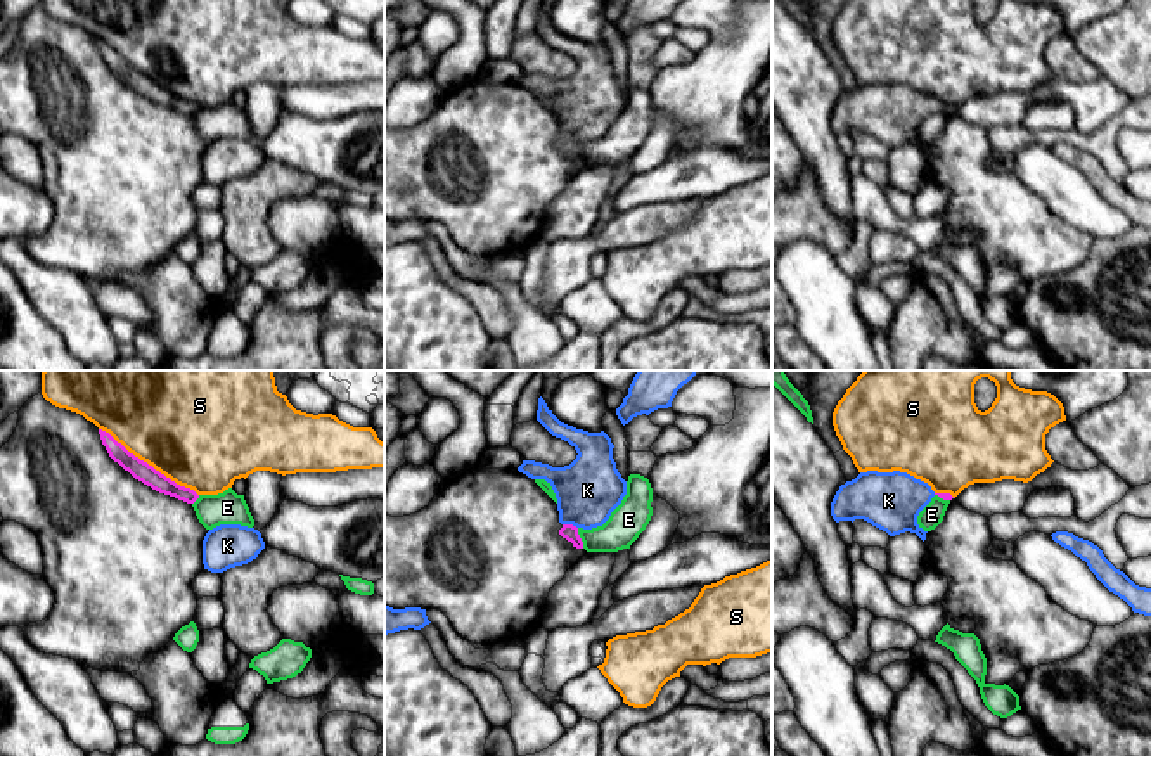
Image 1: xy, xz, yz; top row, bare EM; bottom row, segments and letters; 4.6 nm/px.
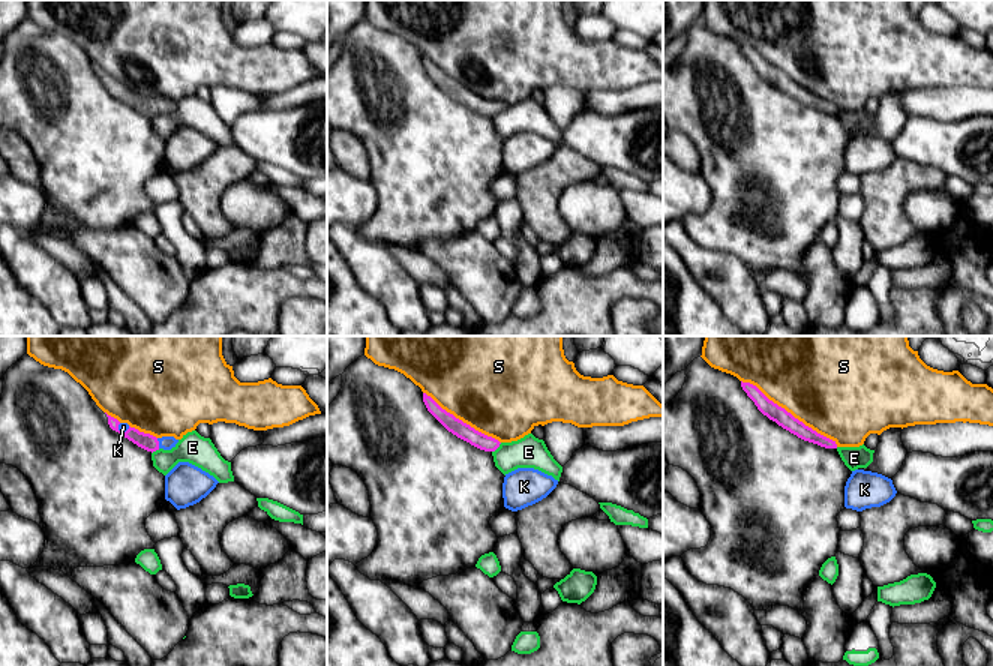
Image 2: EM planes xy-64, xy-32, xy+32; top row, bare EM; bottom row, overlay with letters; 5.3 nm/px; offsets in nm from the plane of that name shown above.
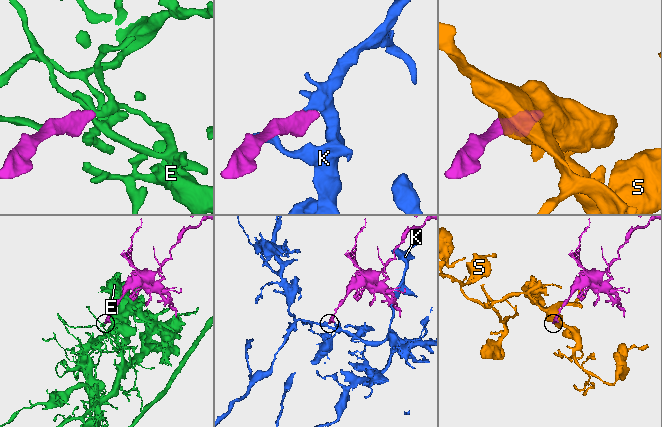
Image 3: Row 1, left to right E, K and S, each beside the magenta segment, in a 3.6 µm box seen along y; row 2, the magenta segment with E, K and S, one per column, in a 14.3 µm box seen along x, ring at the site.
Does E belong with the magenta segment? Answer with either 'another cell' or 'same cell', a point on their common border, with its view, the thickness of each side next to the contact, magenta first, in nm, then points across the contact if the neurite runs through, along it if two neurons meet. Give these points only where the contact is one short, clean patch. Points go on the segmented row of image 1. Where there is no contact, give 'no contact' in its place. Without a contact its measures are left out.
another cell; meets magenta in xz at (580, 539); 70 nm thick on the magenta side, 170 nm on the other; border along xz (577, 528), (584, 547)

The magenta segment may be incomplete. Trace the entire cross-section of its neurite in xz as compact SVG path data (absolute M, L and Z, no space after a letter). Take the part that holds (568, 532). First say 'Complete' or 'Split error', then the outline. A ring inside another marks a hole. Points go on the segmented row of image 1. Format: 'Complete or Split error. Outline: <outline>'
Split error. Outline: M538 398L537 421L556 438L568 441L576 450L576 459L564 467L523 460L519 472L531 479L545 479L557 498L559 535L583 549L578 530L602 526L627 495L627 481L616 469L611 438L588 433L561 422L545 400Z

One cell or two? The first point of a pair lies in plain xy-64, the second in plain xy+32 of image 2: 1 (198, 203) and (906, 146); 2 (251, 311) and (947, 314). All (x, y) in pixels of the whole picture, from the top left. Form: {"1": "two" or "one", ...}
{"1": "two", "2": "two"}

